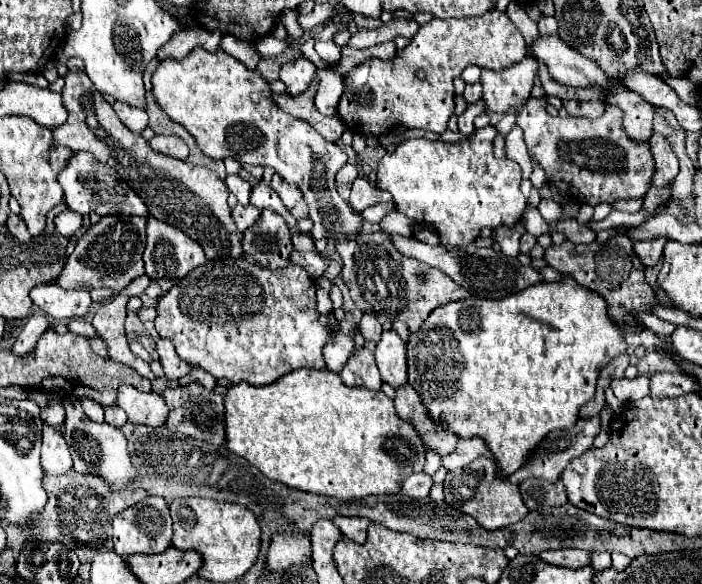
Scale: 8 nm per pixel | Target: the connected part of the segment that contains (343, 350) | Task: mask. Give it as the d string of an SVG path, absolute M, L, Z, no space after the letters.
M327 313L327 317L329 317L327 331L333 333L333 341L329 341L329 343L323 347L325 367L327 367L329 371L339 373L339 371L343 369L343 363L347 361L347 355L351 355L351 349L355 349L355 343L351 341L351 337L347 337L347 335L341 333L341 327L339 327L335 315Z

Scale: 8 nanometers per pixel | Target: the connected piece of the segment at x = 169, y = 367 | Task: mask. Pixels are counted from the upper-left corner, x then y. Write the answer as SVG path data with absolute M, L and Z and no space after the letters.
M161 337L157 339L157 353L159 353L159 361L161 361L163 369L165 369L167 379L179 379L179 377L199 369L199 367L191 367L185 361L181 361L179 355L175 355L173 349L175 347L173 347L171 339L161 339Z

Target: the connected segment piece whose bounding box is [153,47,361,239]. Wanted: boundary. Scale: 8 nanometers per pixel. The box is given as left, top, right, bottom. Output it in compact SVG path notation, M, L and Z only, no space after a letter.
M195 47L183 59L165 59L153 73L153 91L157 103L165 113L181 123L195 139L201 151L213 159L233 157L241 165L269 165L285 181L297 183L309 205L309 215L313 219L311 235L315 239L329 237L333 233L357 233L361 227L361 217L351 211L351 207L339 197L335 189L335 173L347 163L347 155L335 145L325 141L307 121L298 119L279 109L271 97L271 85L257 69L247 69L241 61L227 55L223 49L209 53L203 47Z

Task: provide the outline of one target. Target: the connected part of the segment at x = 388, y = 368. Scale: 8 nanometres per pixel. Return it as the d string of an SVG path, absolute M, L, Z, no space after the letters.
M395 329L383 331L375 349L375 359L383 381L391 387L407 383L407 341L403 341Z

